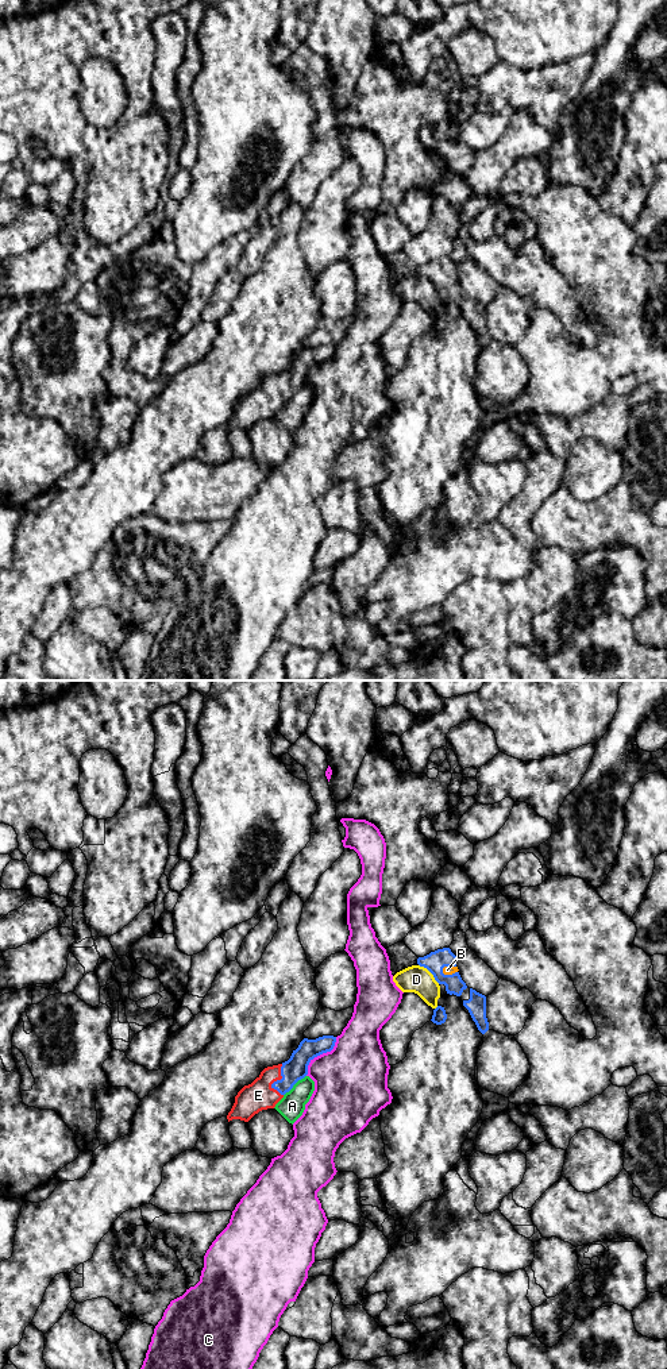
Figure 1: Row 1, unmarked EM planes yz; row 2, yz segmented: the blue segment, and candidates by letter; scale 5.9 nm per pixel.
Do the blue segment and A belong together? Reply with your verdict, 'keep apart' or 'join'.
keep apart

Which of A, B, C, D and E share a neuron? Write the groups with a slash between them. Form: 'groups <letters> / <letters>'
groups A / B E / C / D

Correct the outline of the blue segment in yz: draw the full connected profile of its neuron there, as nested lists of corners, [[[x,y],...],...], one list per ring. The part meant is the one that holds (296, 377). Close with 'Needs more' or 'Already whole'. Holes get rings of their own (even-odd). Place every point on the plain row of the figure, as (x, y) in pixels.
[[[323,344],[316,348],[304,347],[282,373],[265,377],[248,394],[235,405],[235,412],[227,424],[228,431],[240,428],[248,431],[262,419],[274,417],[293,394],[308,383],[309,371],[335,355],[336,346]]]. Needs more

